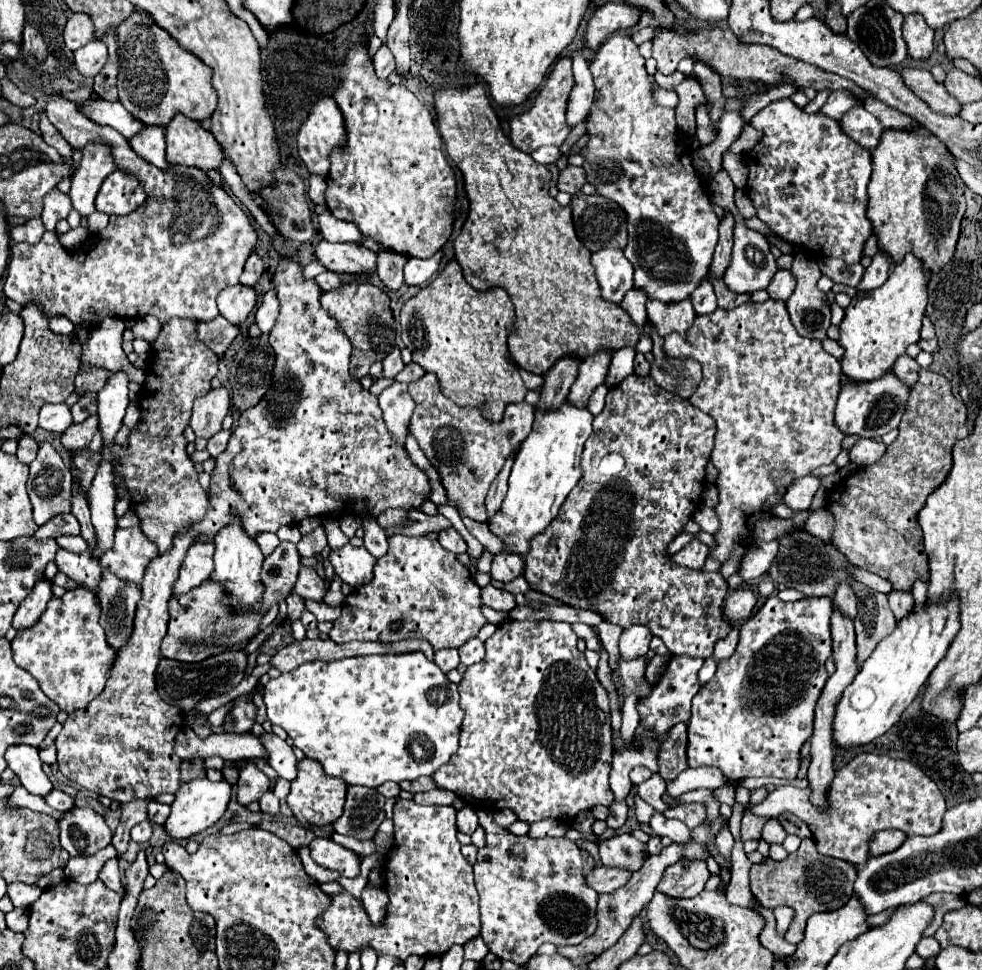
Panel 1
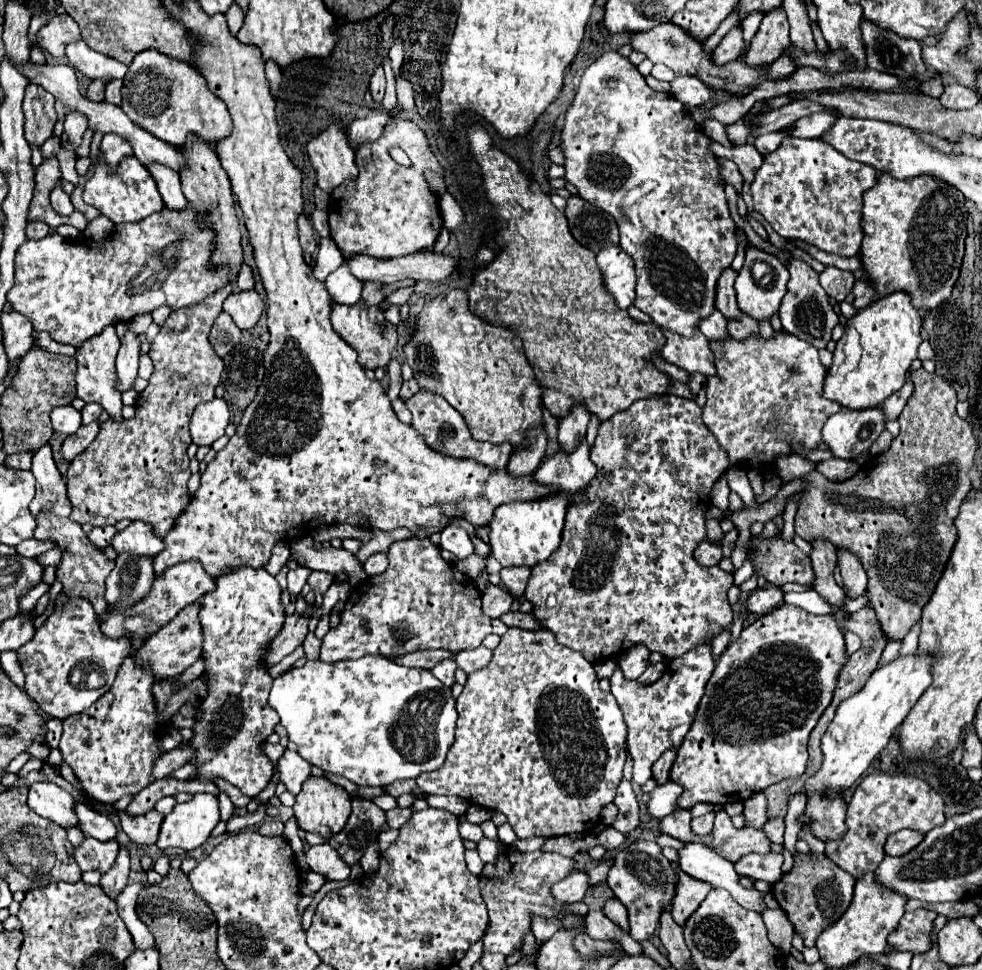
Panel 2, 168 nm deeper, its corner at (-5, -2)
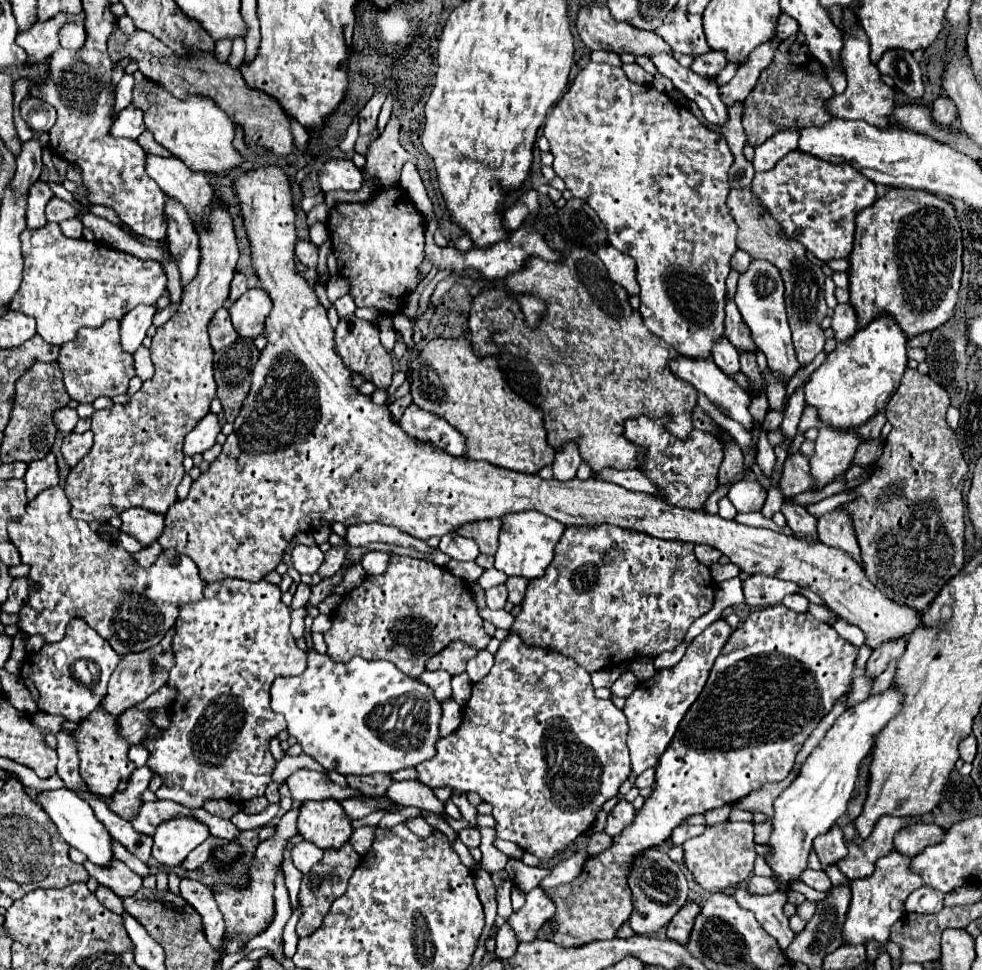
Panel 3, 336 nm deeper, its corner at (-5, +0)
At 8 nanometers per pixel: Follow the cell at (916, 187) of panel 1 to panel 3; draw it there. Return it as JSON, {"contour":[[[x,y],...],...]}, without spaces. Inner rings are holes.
{"contour":[[[891,189],[873,207],[857,215],[855,245],[849,255],[849,293],[859,329],[879,313],[889,313],[905,335],[917,337],[943,325],[959,299],[961,253],[947,253],[959,245],[961,227],[949,201],[927,191]]]}

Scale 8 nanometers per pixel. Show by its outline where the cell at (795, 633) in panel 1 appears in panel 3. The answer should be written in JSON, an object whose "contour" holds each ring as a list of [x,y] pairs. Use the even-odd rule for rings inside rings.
{"contour":[[[785,605],[765,607],[751,613],[747,621],[731,633],[711,669],[701,697],[689,707],[685,721],[681,721],[677,729],[677,737],[673,737],[669,749],[661,755],[655,769],[653,791],[645,797],[633,825],[625,827],[607,851],[589,855],[583,863],[581,875],[573,883],[545,889],[557,907],[555,915],[549,919],[553,933],[547,939],[559,947],[581,947],[599,939],[613,939],[617,929],[633,911],[631,889],[627,885],[633,857],[639,857],[645,849],[667,841],[671,831],[687,817],[703,815],[721,805],[735,803],[765,783],[783,781],[789,775],[805,739],[813,733],[825,713],[833,709],[835,701],[851,689],[857,653],[859,647],[845,641],[831,625],[817,621],[809,613],[795,613]]]}

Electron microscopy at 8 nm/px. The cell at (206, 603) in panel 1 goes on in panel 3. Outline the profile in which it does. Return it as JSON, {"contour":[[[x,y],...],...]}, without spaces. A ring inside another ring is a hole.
{"contour":[[[173,629],[165,635],[165,639],[157,647],[151,647],[141,653],[129,653],[119,661],[117,669],[113,671],[113,675],[109,679],[109,693],[101,703],[105,713],[119,717],[125,709],[137,705],[139,701],[147,699],[151,693],[155,693],[157,689],[161,689],[165,685],[165,681],[169,677],[169,669],[173,667],[173,651],[171,651],[169,637],[173,637]]]}

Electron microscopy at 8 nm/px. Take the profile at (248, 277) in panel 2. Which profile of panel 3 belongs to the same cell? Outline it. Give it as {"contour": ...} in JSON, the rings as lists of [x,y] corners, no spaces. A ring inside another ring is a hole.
{"contour":[[[237,273],[231,281],[231,293],[229,293],[229,303],[235,303],[243,293],[247,291],[247,277]]]}

